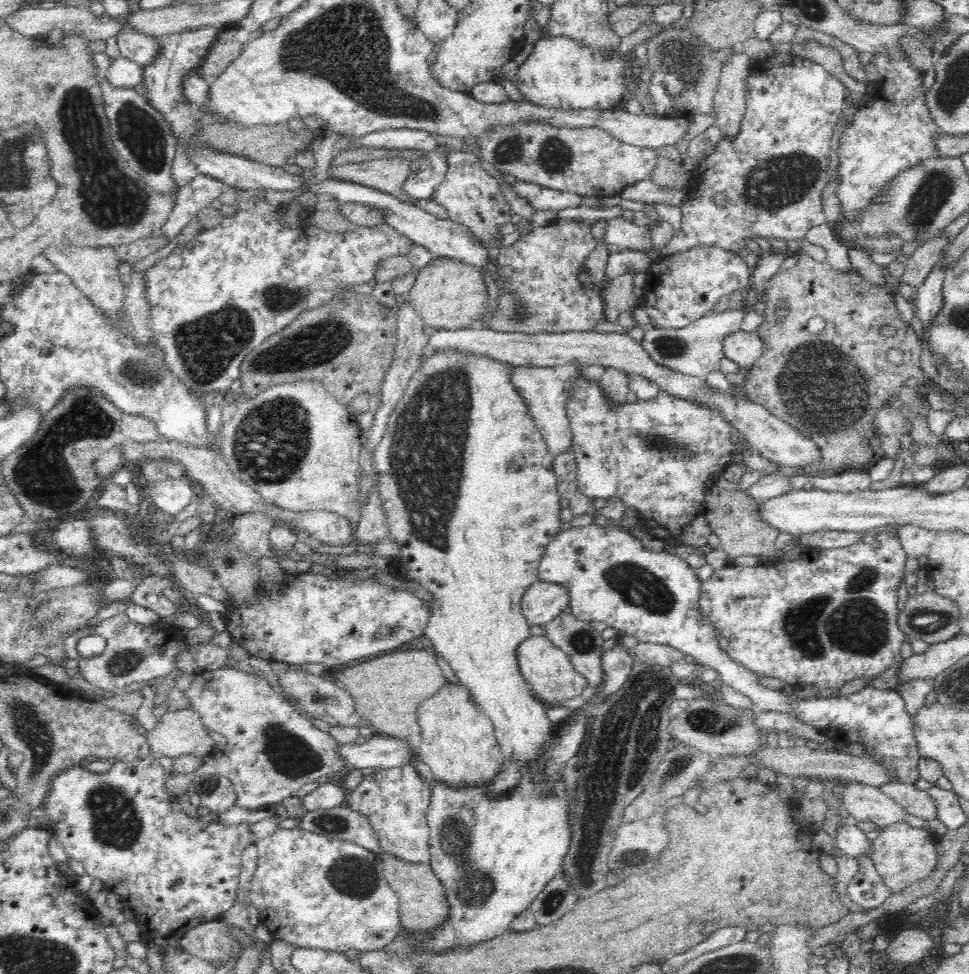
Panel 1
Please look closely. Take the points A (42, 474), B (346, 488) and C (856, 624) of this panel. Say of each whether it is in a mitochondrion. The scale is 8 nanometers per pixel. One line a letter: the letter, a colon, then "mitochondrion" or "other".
A: mitochondrion
B: other
C: mitochondrion

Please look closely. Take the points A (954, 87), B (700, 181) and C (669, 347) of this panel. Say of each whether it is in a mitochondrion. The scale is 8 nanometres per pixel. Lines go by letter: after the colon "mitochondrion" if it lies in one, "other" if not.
A: mitochondrion
B: other
C: mitochondrion

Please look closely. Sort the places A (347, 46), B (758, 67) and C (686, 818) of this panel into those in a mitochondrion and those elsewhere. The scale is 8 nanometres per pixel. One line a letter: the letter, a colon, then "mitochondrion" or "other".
A: mitochondrion
B: other
C: other

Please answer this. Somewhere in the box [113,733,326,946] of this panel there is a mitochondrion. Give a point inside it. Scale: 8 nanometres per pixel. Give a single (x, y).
(178, 874)

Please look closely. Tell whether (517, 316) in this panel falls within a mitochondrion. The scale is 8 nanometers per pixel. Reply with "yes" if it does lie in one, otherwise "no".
yes

